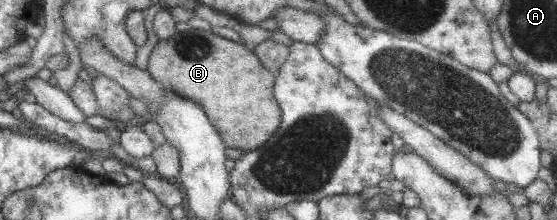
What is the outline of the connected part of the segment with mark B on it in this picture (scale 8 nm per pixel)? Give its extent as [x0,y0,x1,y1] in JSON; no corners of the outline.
[146,27,280,152]

